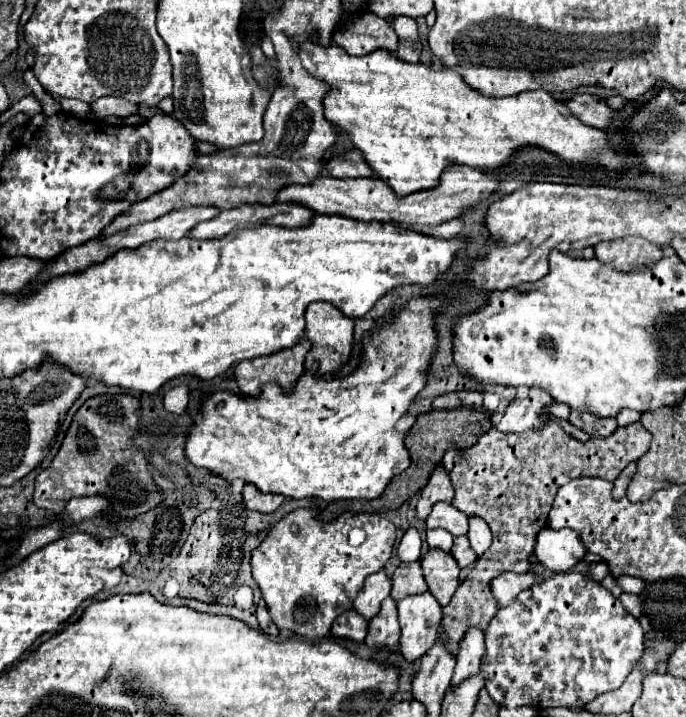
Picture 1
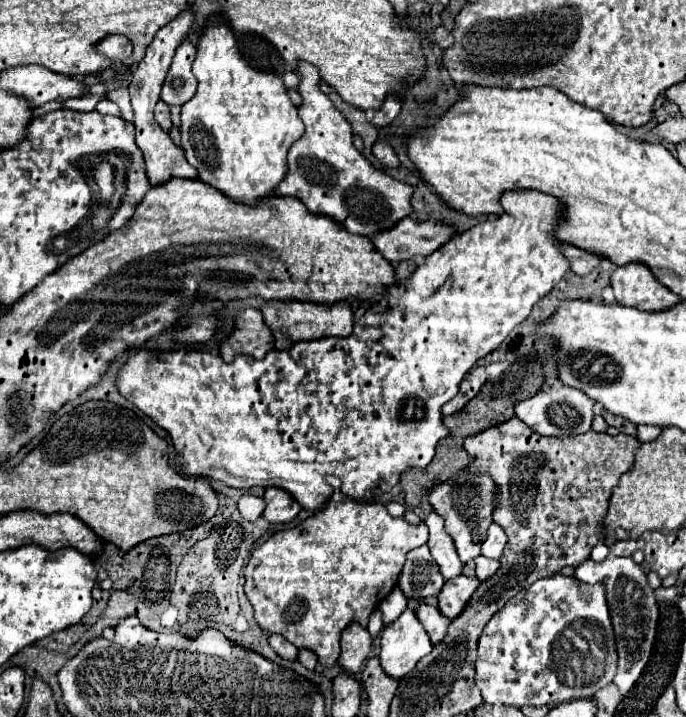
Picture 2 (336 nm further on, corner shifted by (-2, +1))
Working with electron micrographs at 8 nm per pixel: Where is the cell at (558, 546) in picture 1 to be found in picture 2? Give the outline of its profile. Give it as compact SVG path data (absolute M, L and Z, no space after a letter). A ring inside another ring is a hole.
M610 554L602 562L586 560L586 564L580 564L576 568L576 578L590 584L604 584L606 588L608 594L606 602L614 626L616 652L618 652L618 672L614 676L614 684L618 686L620 694L626 696L650 660L656 640L658 616L660 616L654 590L648 586L646 570L640 564L636 564L630 556Z

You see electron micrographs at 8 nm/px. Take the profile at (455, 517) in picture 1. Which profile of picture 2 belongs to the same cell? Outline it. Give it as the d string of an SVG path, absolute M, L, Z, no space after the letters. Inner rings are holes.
M492 524L492 526L490 526L490 532L488 532L488 538L486 538L486 542L482 544L482 556L498 560L498 558L502 556L502 552L504 552L506 540L508 540L508 538L506 538L506 534L502 532L502 528L498 528L496 524Z

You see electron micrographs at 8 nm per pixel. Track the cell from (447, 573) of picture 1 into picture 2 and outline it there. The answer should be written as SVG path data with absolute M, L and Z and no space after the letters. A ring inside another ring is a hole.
M458 576L454 580L448 580L442 588L442 592L438 594L438 608L442 612L442 616L446 616L448 620L458 618L470 596L476 592L476 588L480 586L478 578L468 578L468 576Z

